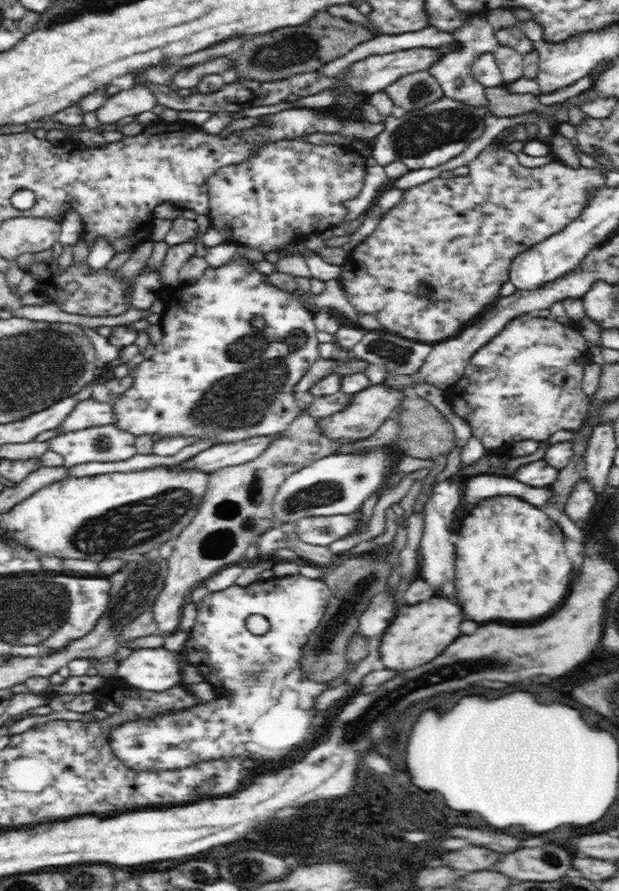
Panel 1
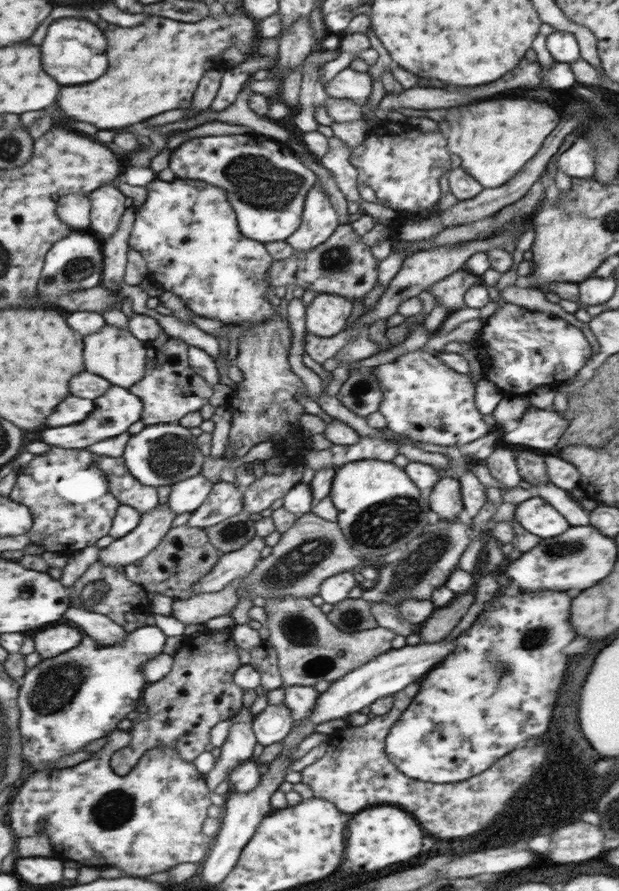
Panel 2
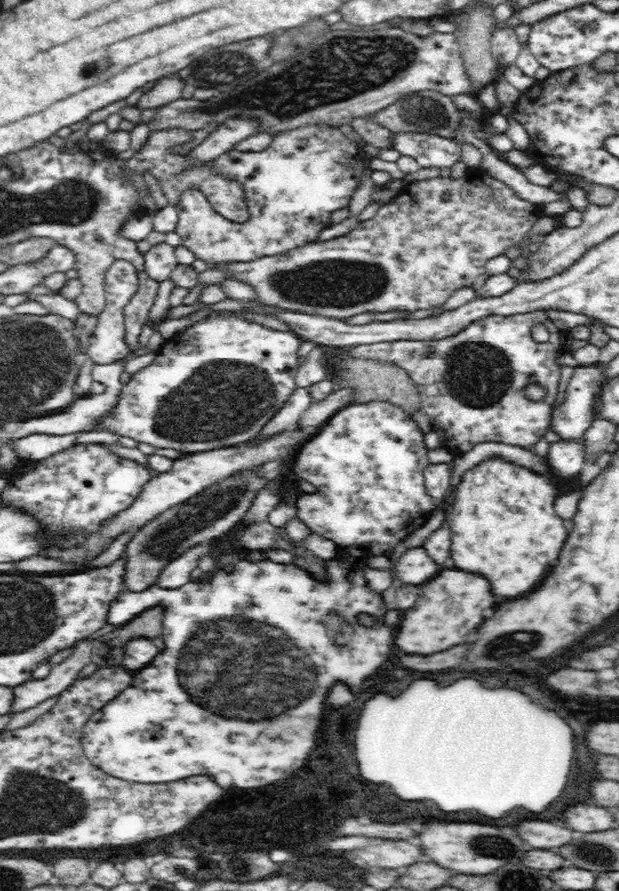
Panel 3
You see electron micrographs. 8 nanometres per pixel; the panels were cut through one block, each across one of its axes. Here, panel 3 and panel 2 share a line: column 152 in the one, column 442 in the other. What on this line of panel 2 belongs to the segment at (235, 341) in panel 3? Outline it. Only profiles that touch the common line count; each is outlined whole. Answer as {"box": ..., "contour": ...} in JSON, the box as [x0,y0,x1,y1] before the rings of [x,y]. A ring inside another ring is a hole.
{"box":[372,349,491,448],"contour":[[[417,349],[398,356],[385,366],[377,366],[372,373],[382,389],[379,411],[386,419],[386,427],[412,438],[416,444],[428,448],[436,444],[459,447],[491,432],[476,406],[473,380],[466,373],[448,367],[437,355]]]}

